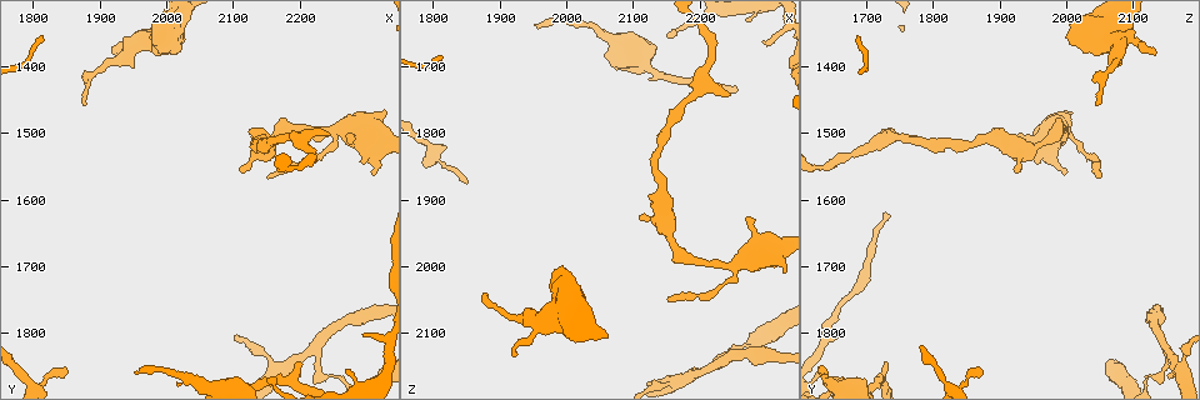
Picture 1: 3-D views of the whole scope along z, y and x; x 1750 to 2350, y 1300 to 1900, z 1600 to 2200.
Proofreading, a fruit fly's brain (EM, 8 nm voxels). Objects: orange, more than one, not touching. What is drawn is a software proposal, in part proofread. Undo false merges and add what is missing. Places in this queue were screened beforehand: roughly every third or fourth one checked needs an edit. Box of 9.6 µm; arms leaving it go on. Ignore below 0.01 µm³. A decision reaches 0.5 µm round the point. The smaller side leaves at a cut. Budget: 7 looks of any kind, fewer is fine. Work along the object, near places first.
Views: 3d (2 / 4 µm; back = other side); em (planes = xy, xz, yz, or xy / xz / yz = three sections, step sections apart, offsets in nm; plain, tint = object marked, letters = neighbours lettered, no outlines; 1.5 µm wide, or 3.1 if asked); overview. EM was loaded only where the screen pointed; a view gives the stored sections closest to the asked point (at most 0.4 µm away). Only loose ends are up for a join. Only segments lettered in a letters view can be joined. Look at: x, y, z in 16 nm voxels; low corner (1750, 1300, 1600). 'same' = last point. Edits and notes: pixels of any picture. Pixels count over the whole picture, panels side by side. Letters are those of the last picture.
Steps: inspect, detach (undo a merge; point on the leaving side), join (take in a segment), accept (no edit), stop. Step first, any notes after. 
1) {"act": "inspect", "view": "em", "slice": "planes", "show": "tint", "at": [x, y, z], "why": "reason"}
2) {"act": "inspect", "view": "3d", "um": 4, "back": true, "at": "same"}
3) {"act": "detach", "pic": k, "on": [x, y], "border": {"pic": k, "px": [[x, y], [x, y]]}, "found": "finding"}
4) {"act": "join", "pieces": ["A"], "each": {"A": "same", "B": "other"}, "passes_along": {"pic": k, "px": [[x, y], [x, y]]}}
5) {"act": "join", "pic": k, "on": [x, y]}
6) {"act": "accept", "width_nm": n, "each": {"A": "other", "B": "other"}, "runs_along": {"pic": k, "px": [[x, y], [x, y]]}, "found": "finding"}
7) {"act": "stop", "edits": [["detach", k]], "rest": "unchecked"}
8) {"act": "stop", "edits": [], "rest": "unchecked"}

{"act": "inspect", "view": "3d", "um": 2, "at": [2145, 1510, 1875]}

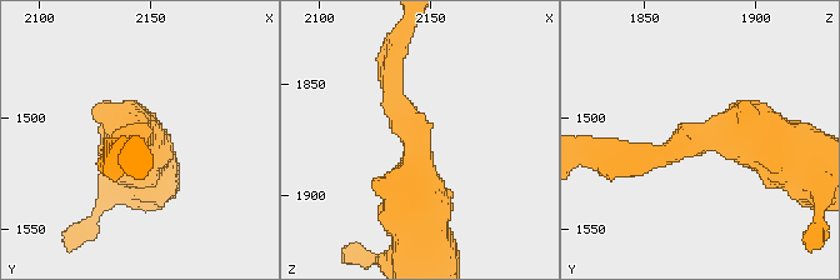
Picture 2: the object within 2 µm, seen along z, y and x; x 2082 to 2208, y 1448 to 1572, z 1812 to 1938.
{"act": "inspect", "view": "em", "slice": "xy", "step": 4, "show": "tint", "at": [2144, 1509, 1874], "arm_widths_nm": [200, 460], "why": "need the tissue"}

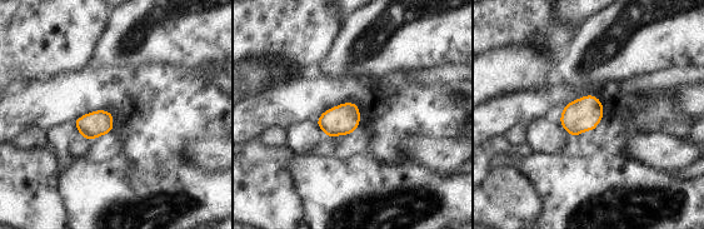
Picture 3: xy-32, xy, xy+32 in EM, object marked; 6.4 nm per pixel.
{"act": "inspect", "view": "em", "slice": "planes", "show": "letters", "at": "same", "why": "cut it another way"}

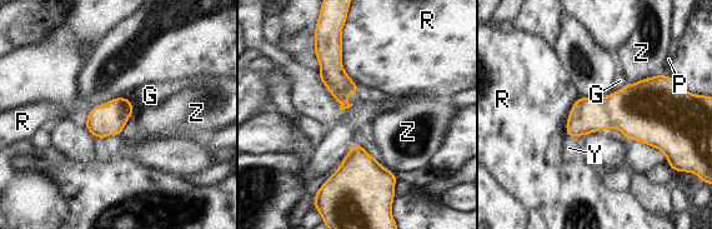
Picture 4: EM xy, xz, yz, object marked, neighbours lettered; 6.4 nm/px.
{"act": "accept", "each": {"G": "other", "P": "other", "R": "other", "Y": "other", "Z": "other"}, "border": {"pic": 4, "px": [[662, 73], [627, 84]]}, "found": "continuous, no second neuron"}

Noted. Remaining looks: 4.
{"act": "inspect", "view": "3d", "um": 4, "at": [1920, 1380, 2130], "why": "free end"}

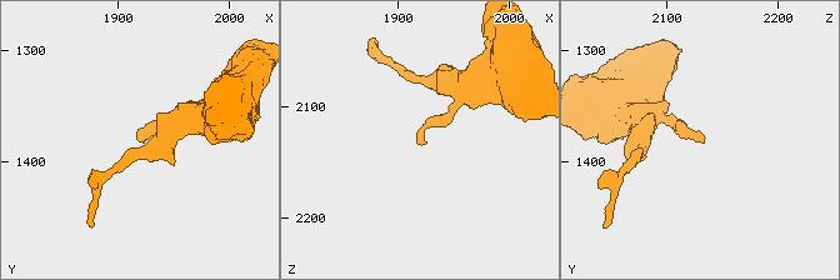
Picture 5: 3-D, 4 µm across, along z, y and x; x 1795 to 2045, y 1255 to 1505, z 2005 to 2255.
{"act": "inspect", "view": "em", "slice": "planes", "show": "letters", "at": [1918, 1378, 2134], "why": "need the tissue"}

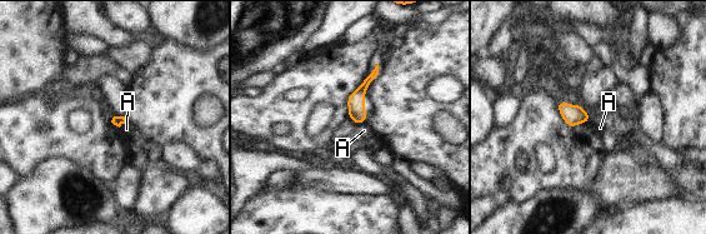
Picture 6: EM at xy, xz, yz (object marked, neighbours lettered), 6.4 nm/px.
{"act": "accept", "each": {"A": "other"}, "found": "no lettered segment goes on from it"}

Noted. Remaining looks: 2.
{"act": "inspect", "view": "3d", "um": 4, "at": [1855, 1860, 1875], "why": "an open end"}

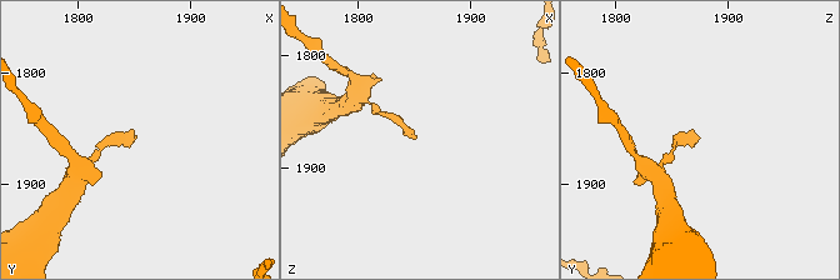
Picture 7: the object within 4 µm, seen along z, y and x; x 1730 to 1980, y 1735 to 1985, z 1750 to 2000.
{"act": "inspect", "view": "em", "slice": "xz", "step": 8, "show": "letters", "at": [1852, 1854, 1876]}

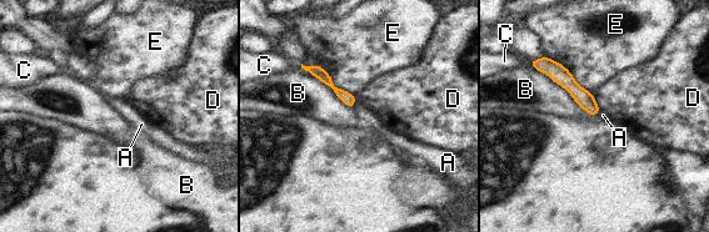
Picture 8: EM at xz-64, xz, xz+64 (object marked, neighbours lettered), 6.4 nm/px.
{"act": "accept", "longest_contact_nm": ["B", 500], "each": {"A": "other", "B": "other", "C": "other", "D": "other", "E": "other"}, "runs_along": {"pic": 8, "px": [[550, 64], [594, 111]]}, "found": "no lettered segment goes on from it"}

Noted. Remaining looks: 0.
{"act": "stop", "edits": [], "rest": "unchecked"}

